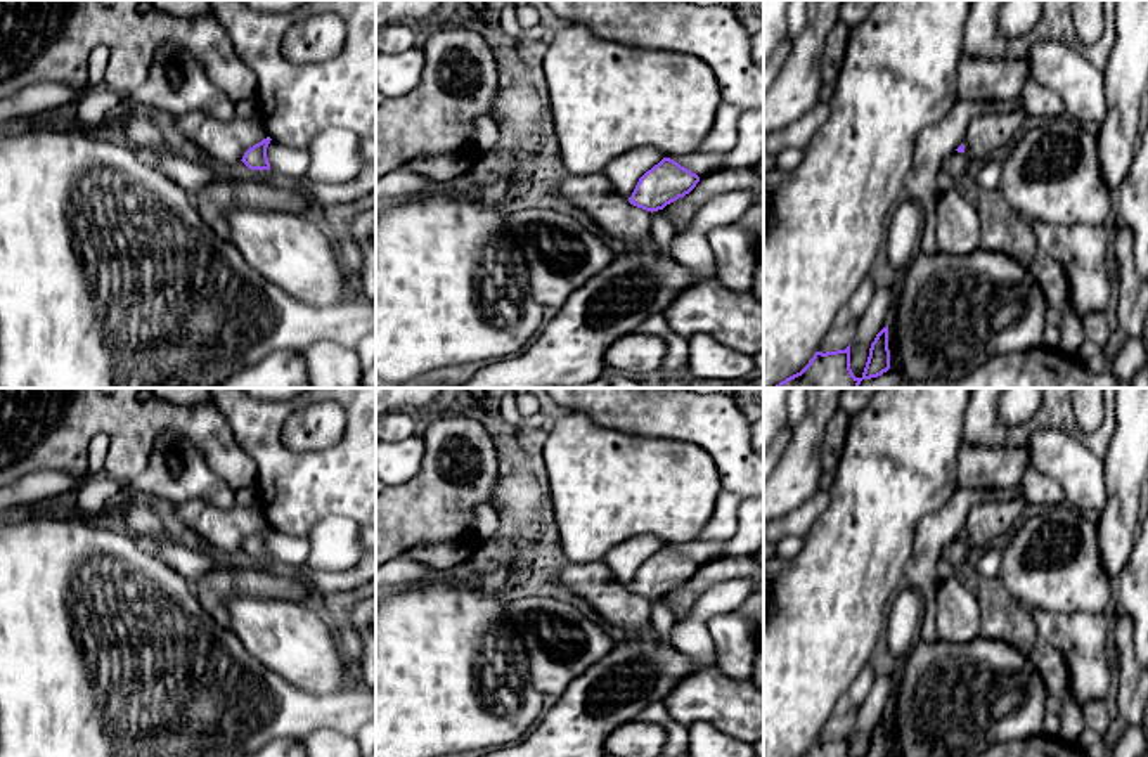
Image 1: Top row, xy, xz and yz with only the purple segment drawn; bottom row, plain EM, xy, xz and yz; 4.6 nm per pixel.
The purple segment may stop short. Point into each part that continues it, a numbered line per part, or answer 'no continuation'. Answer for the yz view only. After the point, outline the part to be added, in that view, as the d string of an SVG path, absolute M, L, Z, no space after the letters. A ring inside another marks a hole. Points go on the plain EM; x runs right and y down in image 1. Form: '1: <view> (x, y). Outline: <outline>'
no continuation

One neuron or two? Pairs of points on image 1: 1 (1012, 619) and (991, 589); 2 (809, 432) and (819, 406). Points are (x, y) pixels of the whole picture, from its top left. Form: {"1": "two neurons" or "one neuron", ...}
{"1": "one neuron", "2": "one neuron"}

